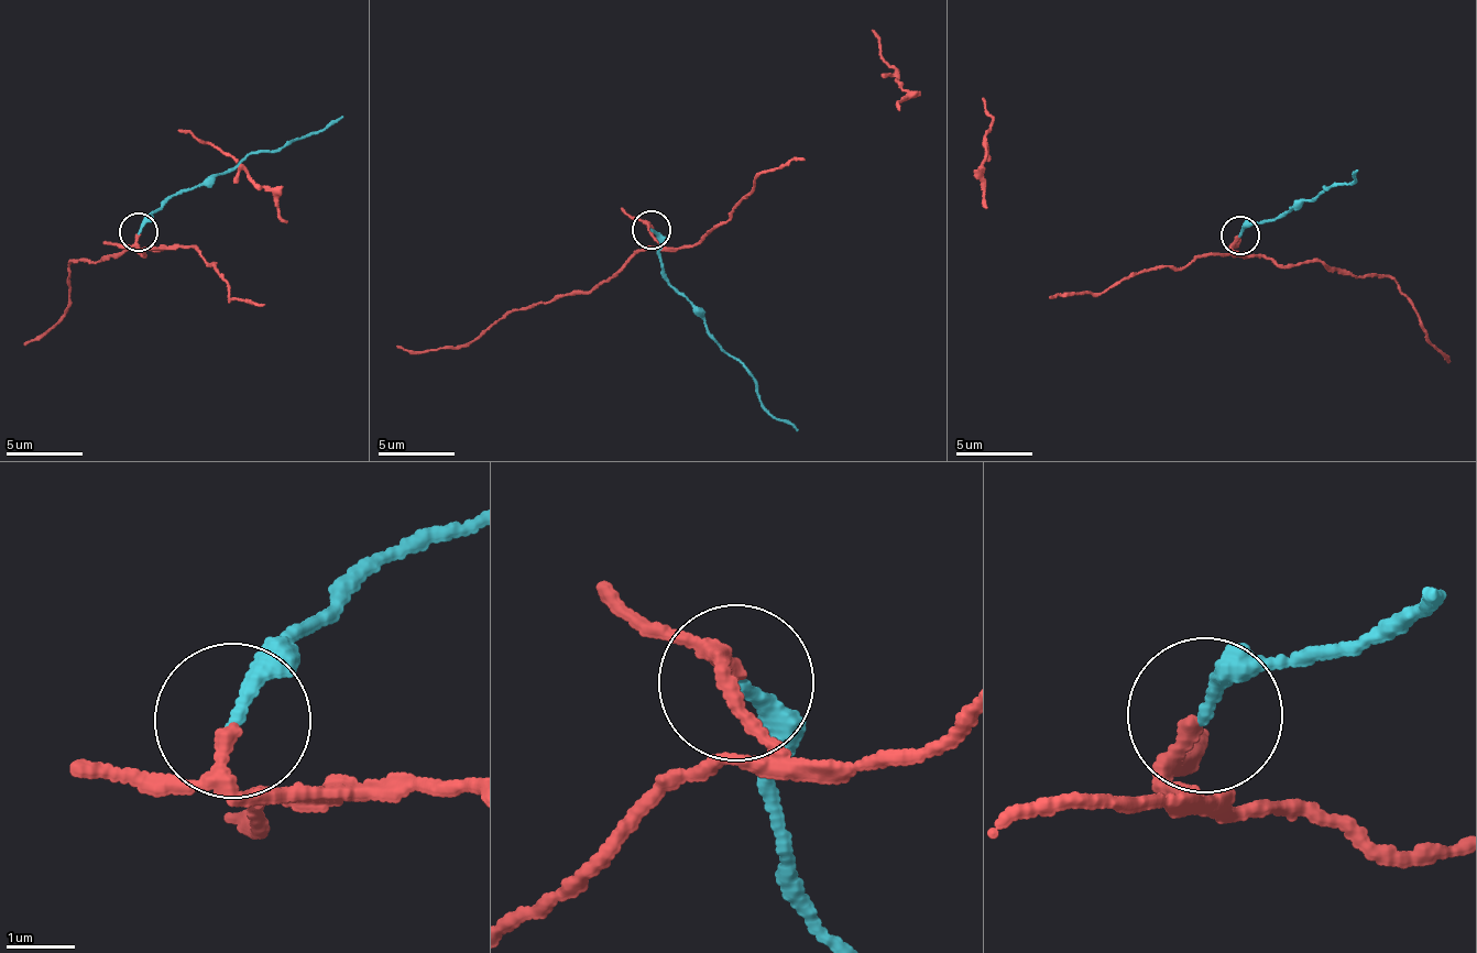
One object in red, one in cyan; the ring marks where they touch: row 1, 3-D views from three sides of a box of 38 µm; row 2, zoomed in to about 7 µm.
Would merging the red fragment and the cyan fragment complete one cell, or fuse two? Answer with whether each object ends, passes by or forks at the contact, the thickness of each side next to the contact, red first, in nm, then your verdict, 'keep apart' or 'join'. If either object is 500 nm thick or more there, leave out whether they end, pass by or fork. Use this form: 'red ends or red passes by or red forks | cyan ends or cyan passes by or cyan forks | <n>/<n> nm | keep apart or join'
red passes by | cyan ends | 170/220 nm | keep apart

